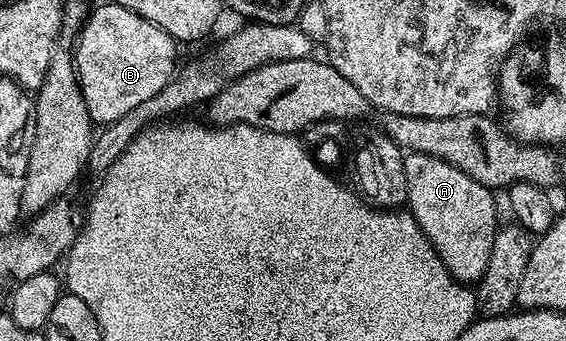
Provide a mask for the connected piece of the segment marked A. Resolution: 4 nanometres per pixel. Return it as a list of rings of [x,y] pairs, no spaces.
[[[428,154],[406,155],[405,180],[409,212],[433,244],[445,268],[458,282],[478,283],[485,264],[489,264],[489,252],[495,239],[496,195],[488,186],[477,184],[473,176],[461,172],[461,168],[453,168],[453,164]]]

